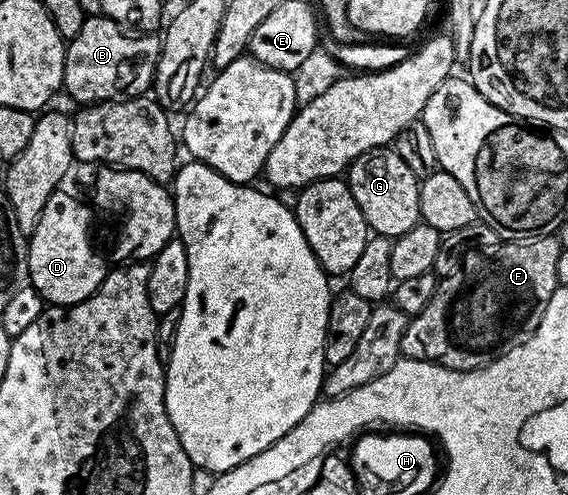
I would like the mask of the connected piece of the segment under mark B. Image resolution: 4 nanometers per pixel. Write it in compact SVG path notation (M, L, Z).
M86 17L83 28L79 28L79 36L68 39L65 48L64 93L69 93L77 104L111 102L144 95L152 87L160 55L161 38L156 33L134 36L110 18Z

